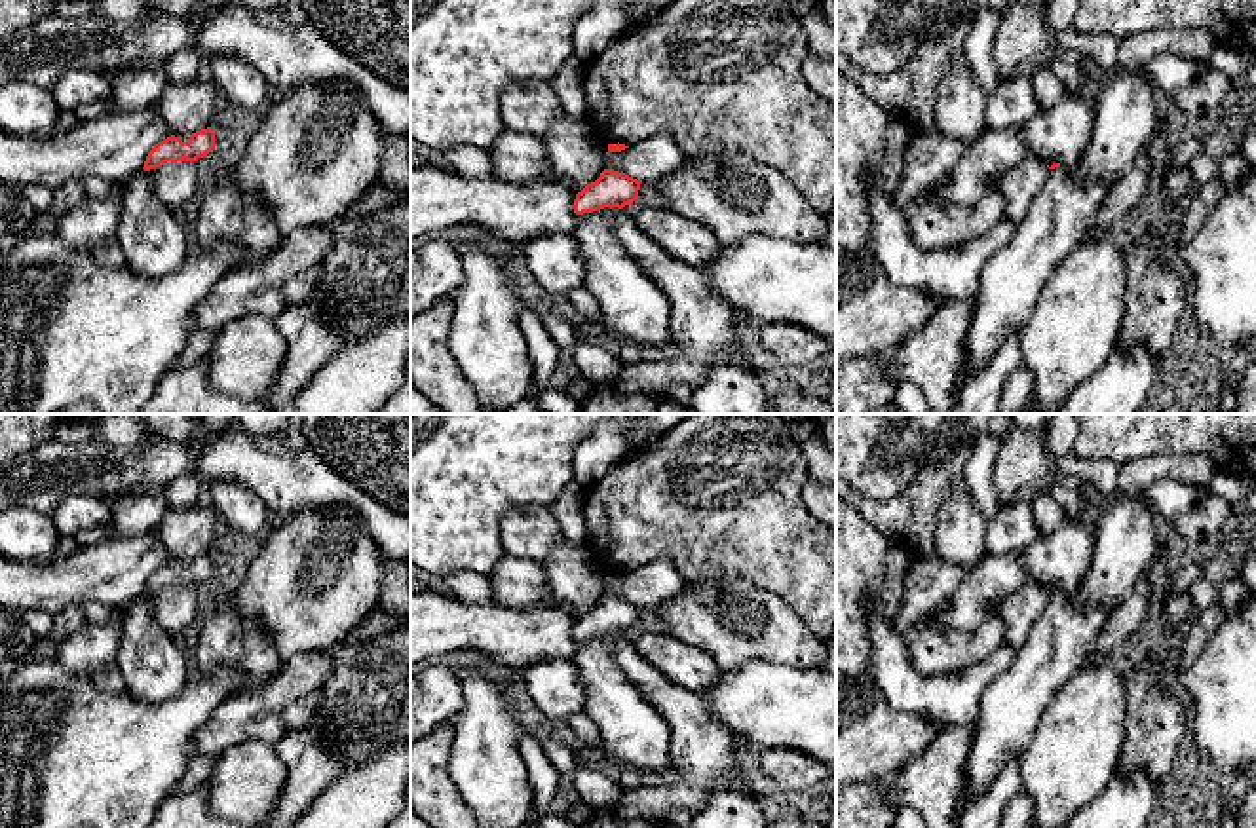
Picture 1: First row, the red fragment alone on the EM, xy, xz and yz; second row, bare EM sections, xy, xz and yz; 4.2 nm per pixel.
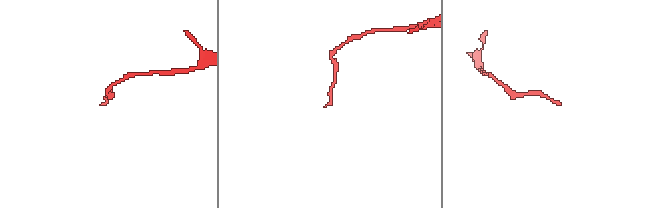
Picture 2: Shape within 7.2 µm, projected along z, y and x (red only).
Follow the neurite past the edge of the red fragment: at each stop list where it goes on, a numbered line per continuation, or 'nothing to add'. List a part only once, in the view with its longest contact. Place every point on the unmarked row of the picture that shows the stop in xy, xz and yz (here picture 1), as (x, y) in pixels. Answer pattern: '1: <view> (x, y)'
1: xz (631, 732)

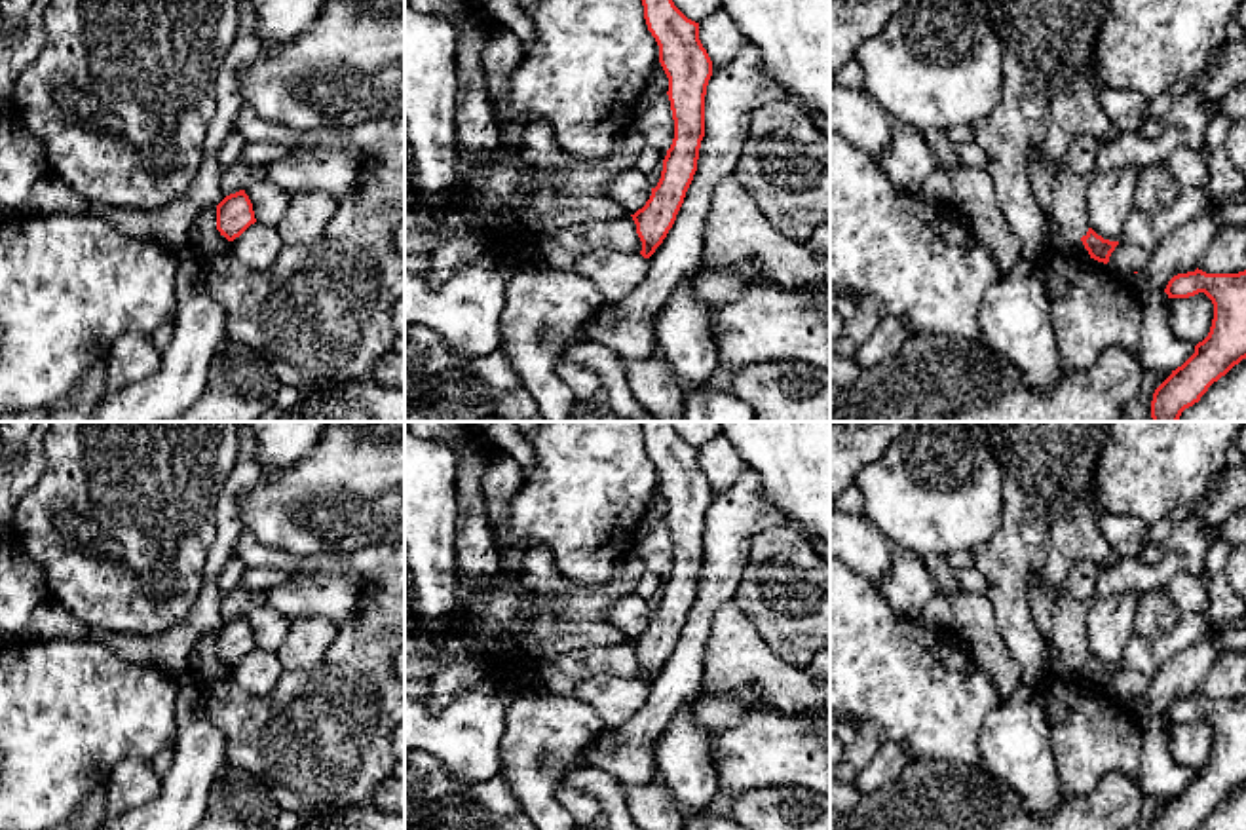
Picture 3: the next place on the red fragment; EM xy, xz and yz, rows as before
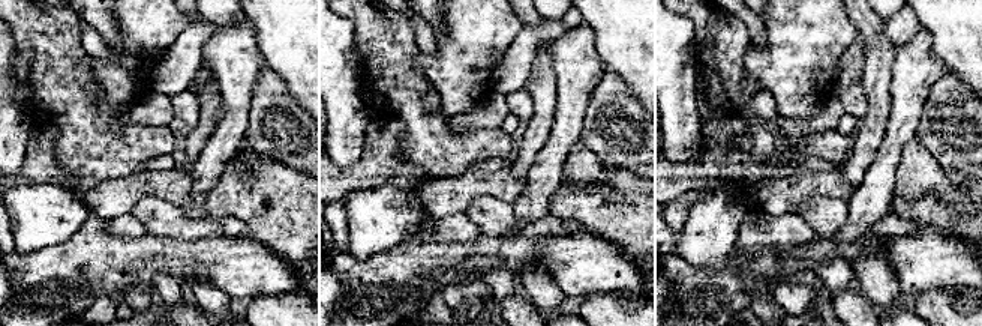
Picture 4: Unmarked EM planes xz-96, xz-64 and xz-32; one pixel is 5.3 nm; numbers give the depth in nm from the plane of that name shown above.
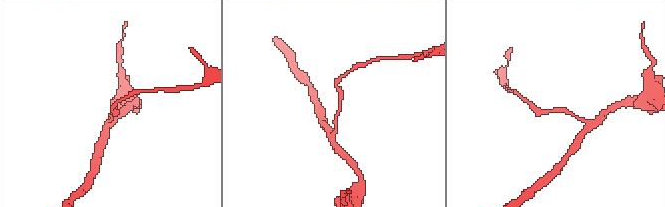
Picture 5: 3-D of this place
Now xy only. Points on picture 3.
nothing to add

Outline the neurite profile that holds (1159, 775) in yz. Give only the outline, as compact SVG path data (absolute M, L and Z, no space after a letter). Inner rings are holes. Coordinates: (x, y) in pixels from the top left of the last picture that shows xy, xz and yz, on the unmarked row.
M1153 718L1142 727L1143 748L1140 764L1140 788L1145 798L1164 798L1181 792L1195 771L1178 765L1170 754L1170 724L1166 718Z

